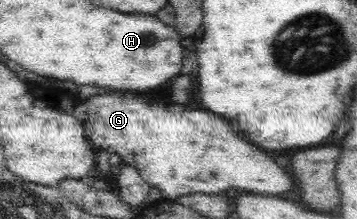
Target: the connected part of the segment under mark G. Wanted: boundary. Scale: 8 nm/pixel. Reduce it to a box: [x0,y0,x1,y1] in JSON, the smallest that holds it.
[74,94,294,200]

